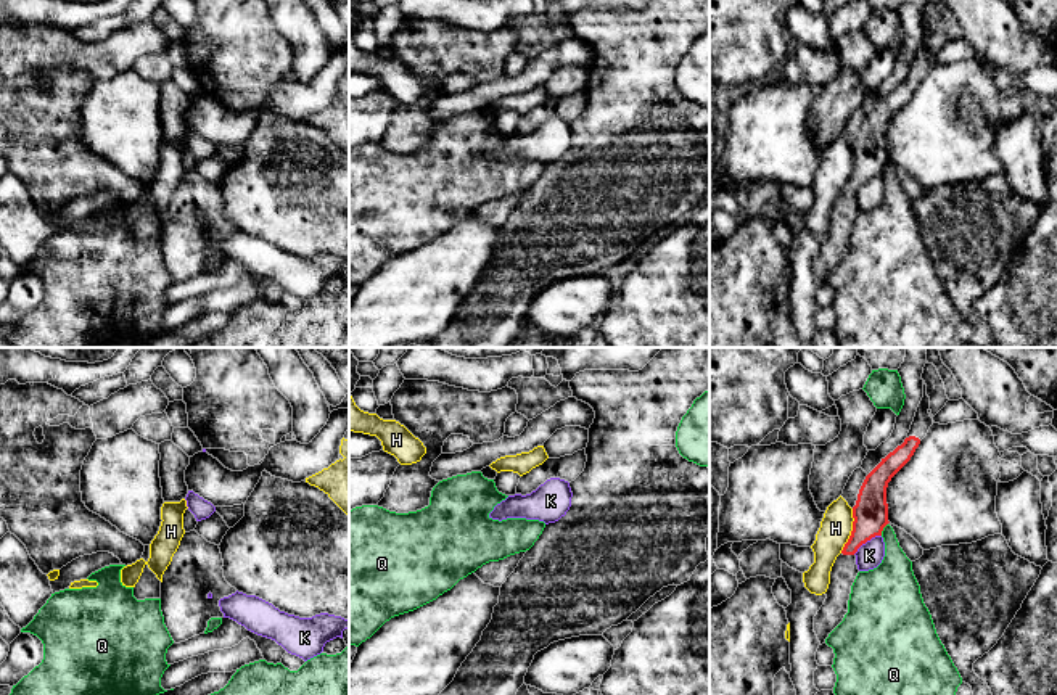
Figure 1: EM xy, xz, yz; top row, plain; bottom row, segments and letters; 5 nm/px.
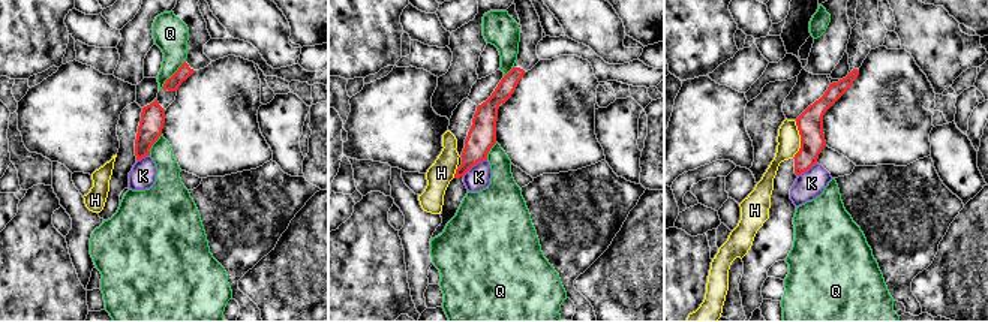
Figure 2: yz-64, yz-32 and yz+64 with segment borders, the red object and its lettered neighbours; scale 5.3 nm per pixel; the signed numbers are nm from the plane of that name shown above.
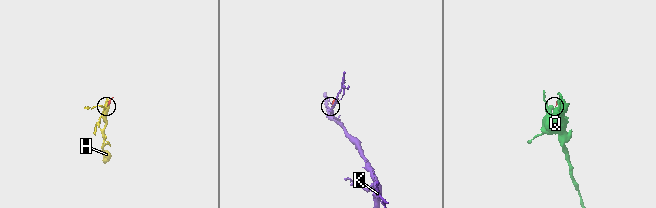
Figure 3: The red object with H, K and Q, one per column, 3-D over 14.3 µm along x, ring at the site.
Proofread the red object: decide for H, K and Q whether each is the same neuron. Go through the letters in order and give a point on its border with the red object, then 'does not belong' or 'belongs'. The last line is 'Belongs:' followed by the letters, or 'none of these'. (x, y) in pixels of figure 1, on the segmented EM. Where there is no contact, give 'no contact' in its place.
H: contact yz (851, 531); does not belong
K: contact yz (866, 541); does not belong
Q: contact yz (882, 530); does not belong
Belongs: none of these

